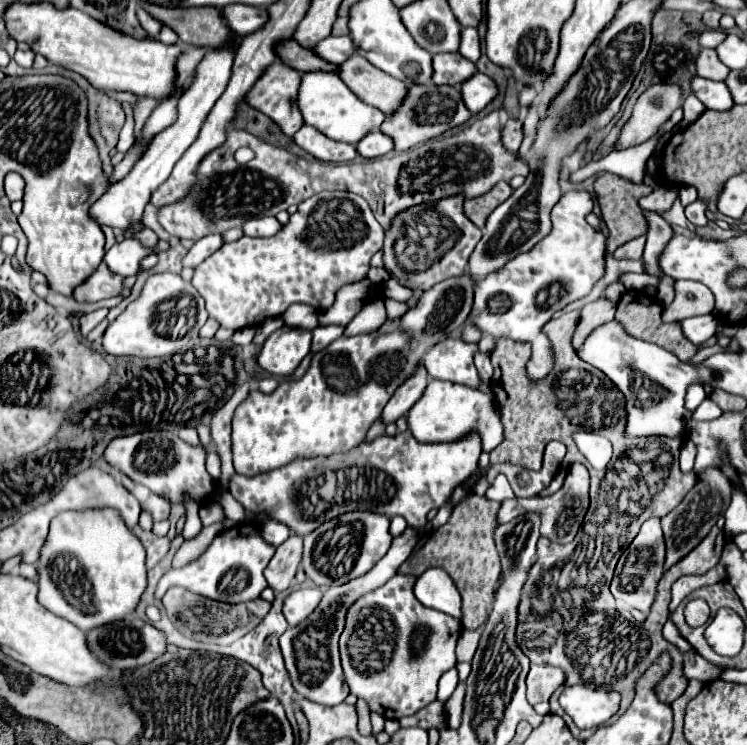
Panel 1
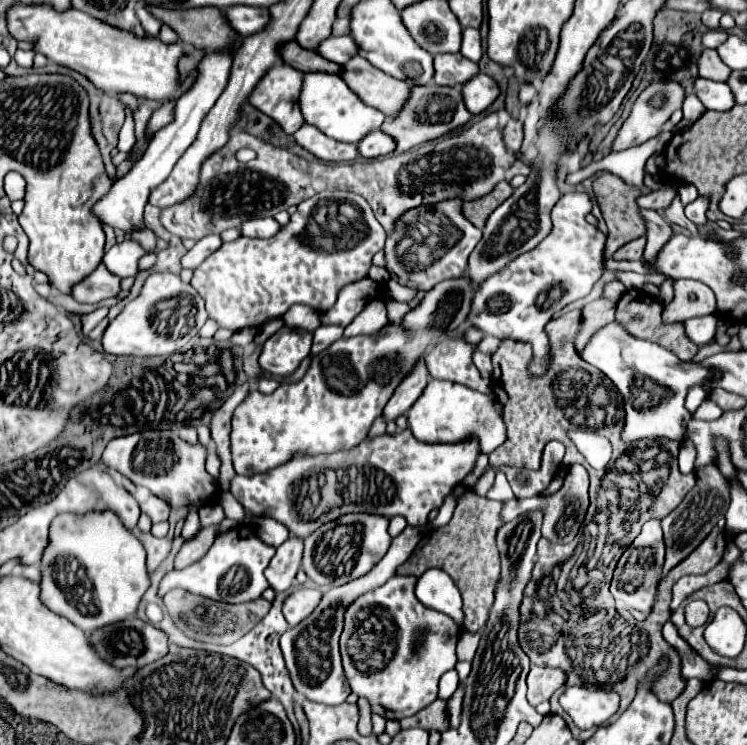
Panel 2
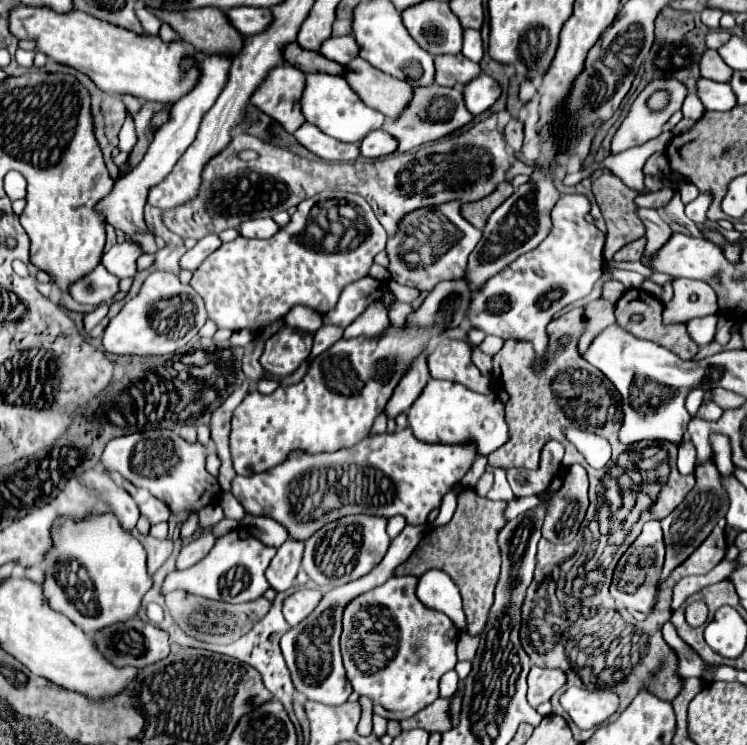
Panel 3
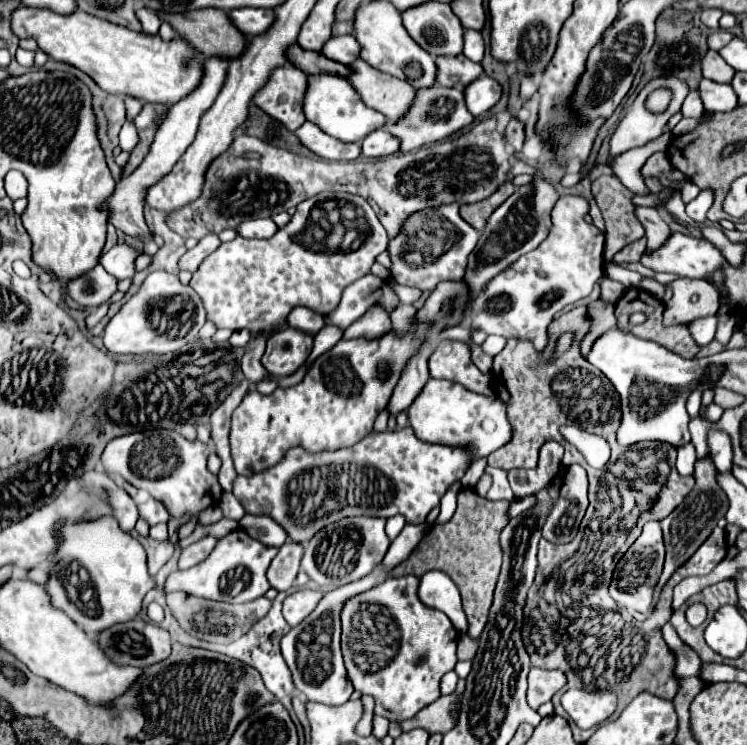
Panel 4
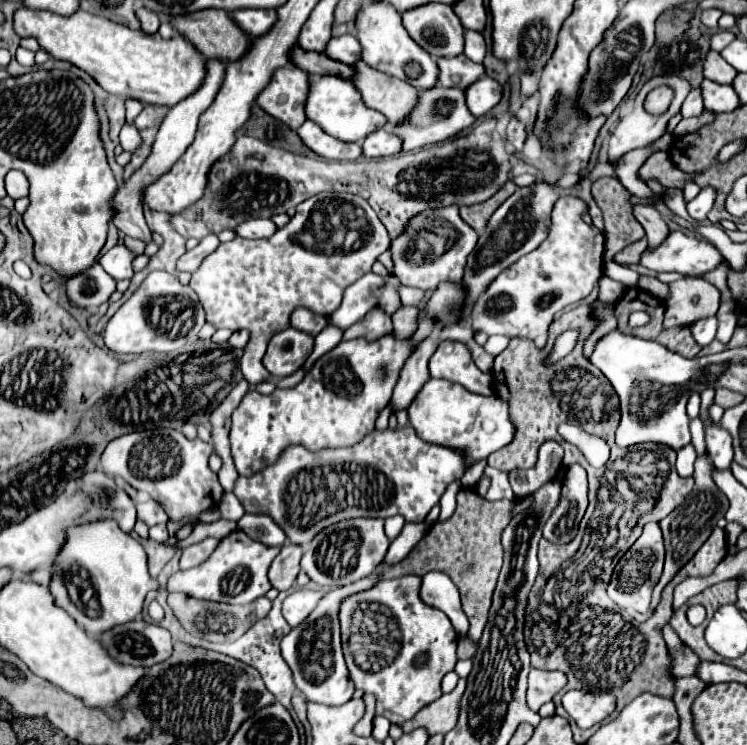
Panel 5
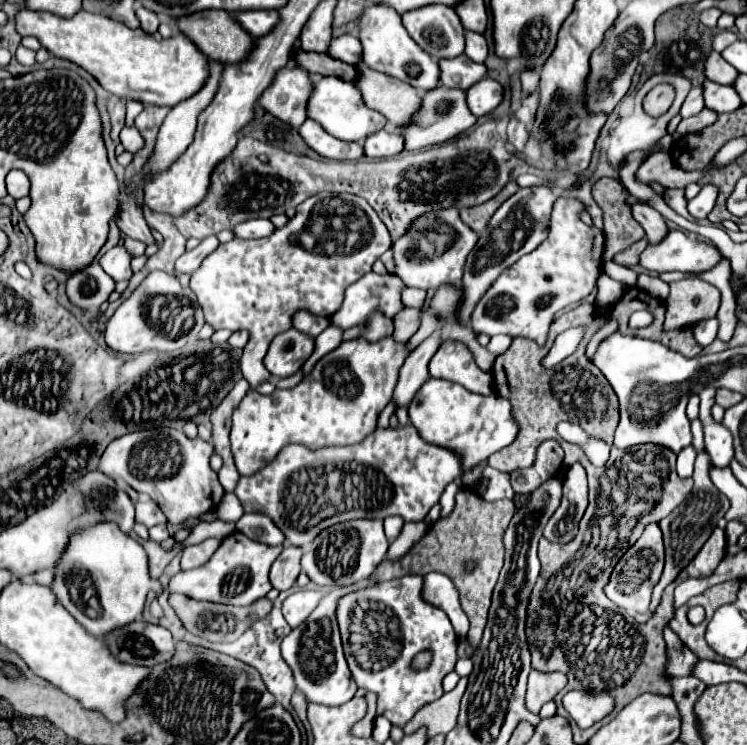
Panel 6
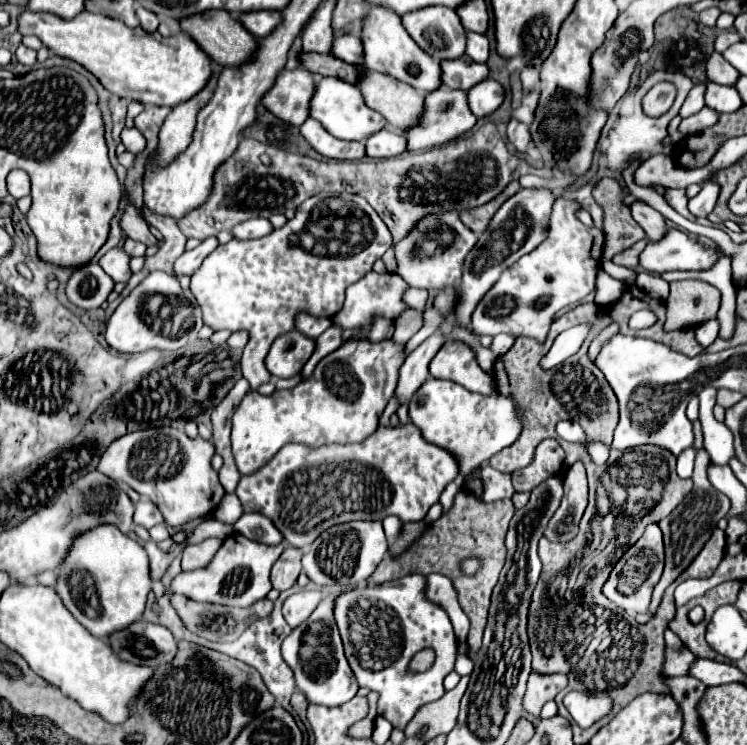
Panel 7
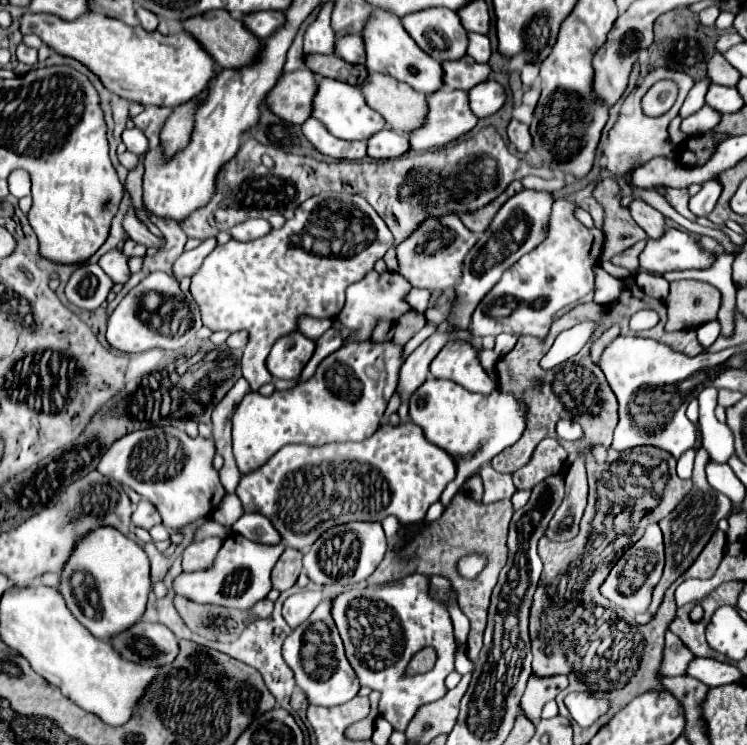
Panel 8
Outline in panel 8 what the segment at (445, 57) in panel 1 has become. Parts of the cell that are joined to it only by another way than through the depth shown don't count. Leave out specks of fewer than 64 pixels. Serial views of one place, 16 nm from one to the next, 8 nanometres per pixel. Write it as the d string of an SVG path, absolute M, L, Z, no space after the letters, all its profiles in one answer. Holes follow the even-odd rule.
M464 56L454 62L444 62L444 84L458 90L472 90L476 84L490 78L490 64L478 64L470 56Z

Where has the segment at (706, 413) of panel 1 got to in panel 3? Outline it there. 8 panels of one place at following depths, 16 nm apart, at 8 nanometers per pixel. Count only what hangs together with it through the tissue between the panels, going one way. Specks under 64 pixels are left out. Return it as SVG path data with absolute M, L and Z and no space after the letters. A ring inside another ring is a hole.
M710 402L710 404L702 404L702 406L700 406L698 418L704 418L704 420L718 420L718 418L722 416L722 412L724 412L724 410L722 410L718 404Z

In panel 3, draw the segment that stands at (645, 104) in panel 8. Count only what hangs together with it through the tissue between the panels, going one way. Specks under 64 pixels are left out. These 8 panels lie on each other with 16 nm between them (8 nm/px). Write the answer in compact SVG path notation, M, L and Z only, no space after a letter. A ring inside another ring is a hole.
M658 90L658 92L654 92L650 98L648 98L648 108L650 110L664 110L666 108L666 104L668 104L668 100L670 100L670 94L666 92L666 90Z

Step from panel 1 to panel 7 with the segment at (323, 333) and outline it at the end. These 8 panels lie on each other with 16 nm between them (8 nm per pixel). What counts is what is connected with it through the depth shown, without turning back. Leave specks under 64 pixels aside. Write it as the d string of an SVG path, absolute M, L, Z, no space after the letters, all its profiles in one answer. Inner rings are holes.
M330 326L330 328L316 340L316 350L314 350L314 354L310 356L308 362L306 362L302 369L302 380L309 378L320 360L322 360L324 356L328 356L330 352L338 350L338 348L342 346L342 342L344 342L344 340L342 340L340 328Z

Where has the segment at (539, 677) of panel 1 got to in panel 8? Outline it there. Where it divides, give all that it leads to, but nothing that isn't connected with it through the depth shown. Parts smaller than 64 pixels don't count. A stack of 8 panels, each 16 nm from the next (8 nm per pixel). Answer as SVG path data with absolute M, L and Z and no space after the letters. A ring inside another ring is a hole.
M552 676L552 678L530 678L526 692L522 696L522 708L528 718L540 720L540 712L546 702L554 700L568 686L568 676Z

